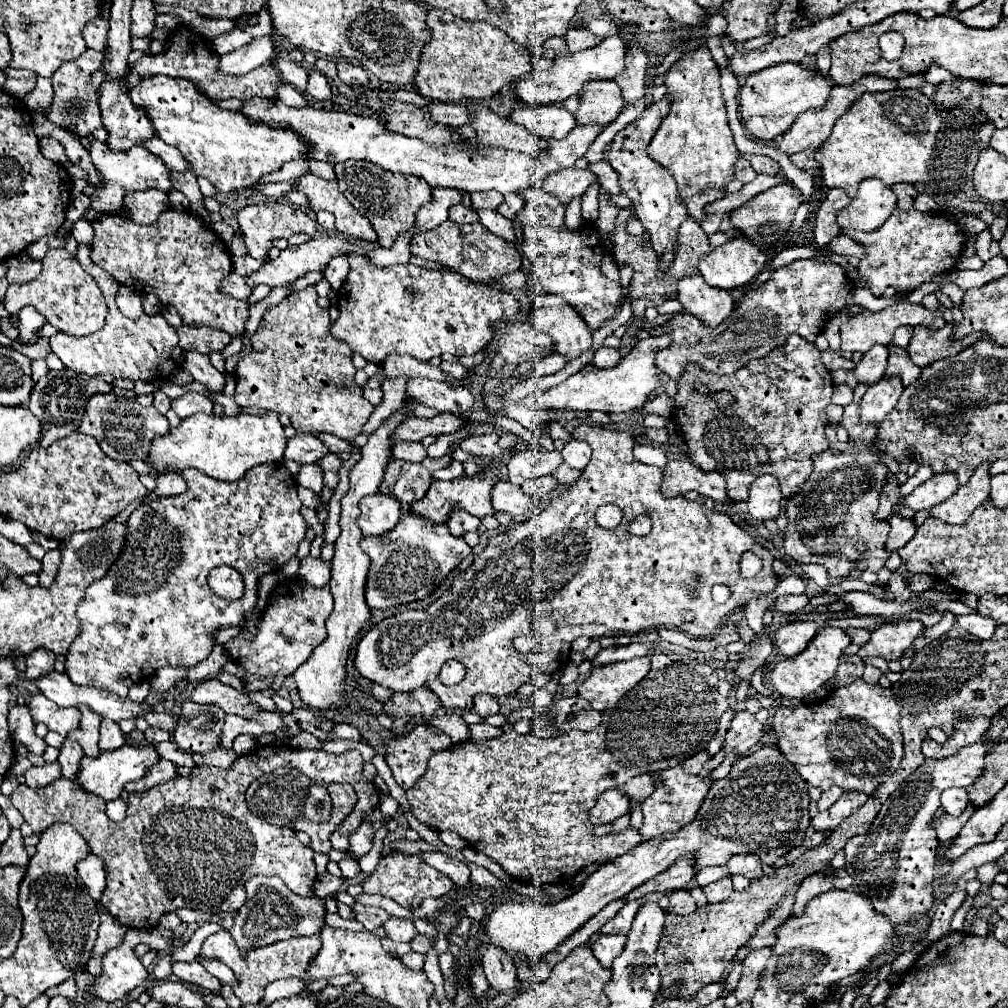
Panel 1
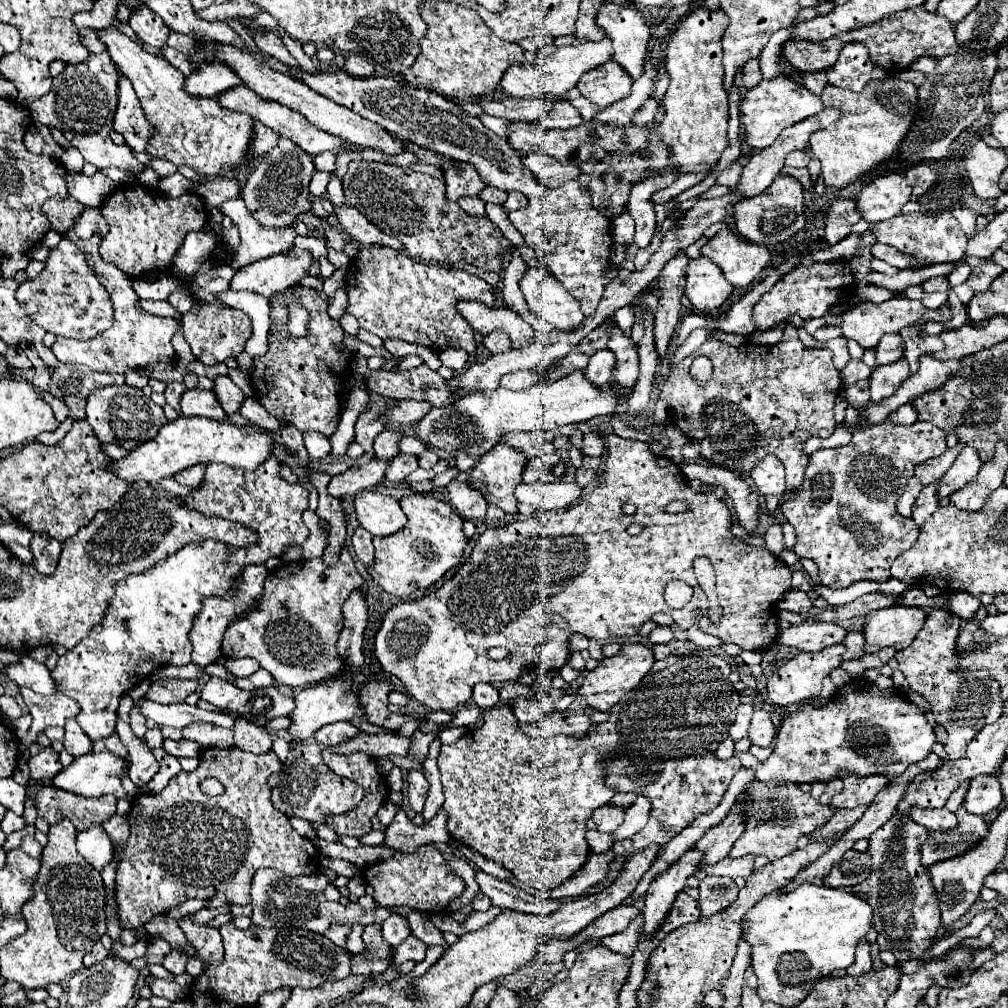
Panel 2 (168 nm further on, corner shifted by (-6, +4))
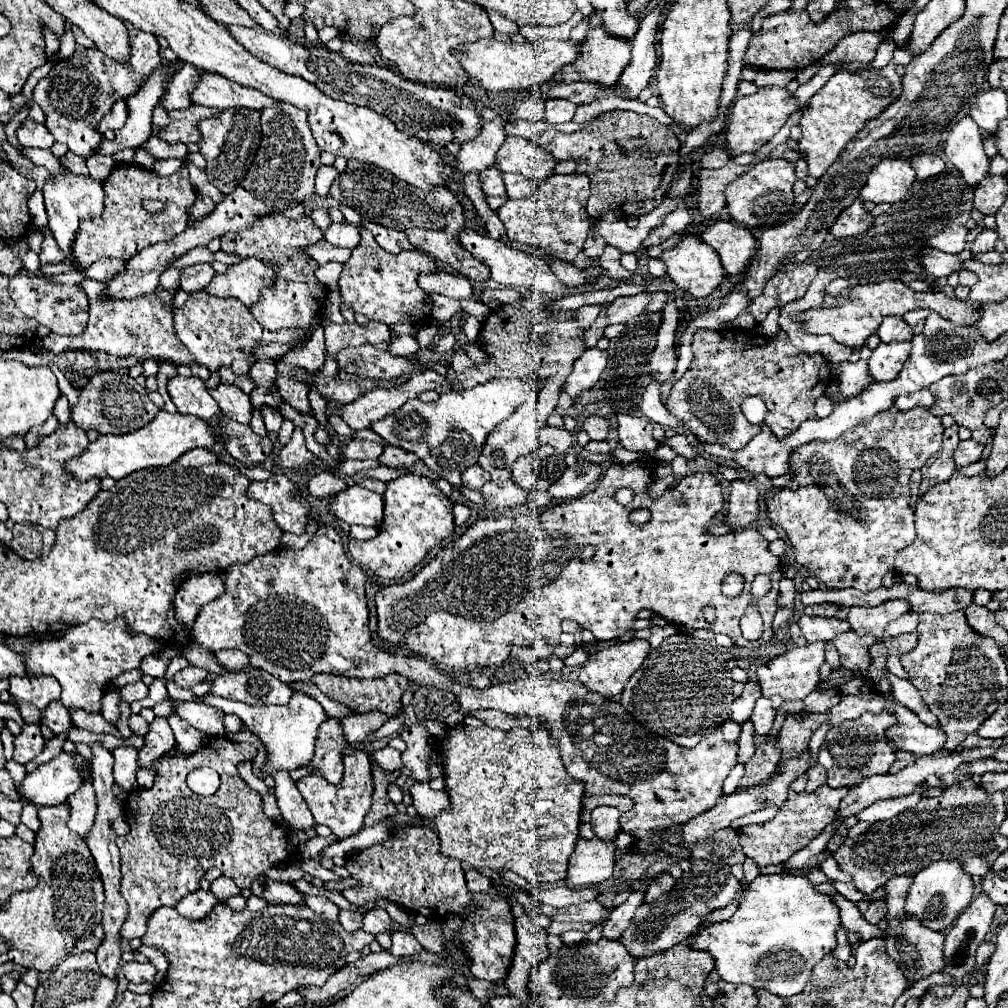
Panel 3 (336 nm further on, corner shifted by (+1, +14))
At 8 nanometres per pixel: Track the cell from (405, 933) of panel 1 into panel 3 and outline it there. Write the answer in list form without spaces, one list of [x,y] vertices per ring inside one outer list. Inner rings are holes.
[[[374,908],[370,912],[364,914],[362,920],[362,930],[370,932],[370,934],[378,934],[378,932],[388,932],[390,930],[390,916],[384,908]]]

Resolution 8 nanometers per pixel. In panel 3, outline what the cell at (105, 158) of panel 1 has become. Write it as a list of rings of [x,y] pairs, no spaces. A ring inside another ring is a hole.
[[[126,24],[128,36],[130,36],[130,60],[118,62],[106,58],[98,48],[92,50],[76,50],[72,60],[64,64],[56,64],[50,74],[36,84],[32,90],[34,102],[40,104],[44,116],[46,116],[46,130],[54,136],[56,142],[64,142],[70,152],[78,156],[92,156],[98,148],[102,136],[96,132],[96,124],[100,118],[110,112],[112,104],[120,98],[134,96],[142,82],[152,74],[156,66],[160,66],[162,58],[158,52],[158,40],[154,34],[138,32],[132,28],[132,24]]]

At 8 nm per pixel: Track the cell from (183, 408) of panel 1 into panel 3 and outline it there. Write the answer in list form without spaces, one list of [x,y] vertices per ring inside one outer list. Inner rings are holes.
[[[174,376],[168,382],[168,394],[180,414],[190,414],[202,420],[212,420],[218,416],[218,404],[200,378]]]

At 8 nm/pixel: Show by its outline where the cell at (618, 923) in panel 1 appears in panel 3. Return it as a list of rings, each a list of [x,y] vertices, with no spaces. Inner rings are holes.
[[[596,900],[592,902],[582,902],[578,906],[568,906],[566,910],[554,910],[552,912],[552,920],[564,920],[564,922],[598,922],[600,918],[608,916],[610,912],[606,908],[602,908]]]

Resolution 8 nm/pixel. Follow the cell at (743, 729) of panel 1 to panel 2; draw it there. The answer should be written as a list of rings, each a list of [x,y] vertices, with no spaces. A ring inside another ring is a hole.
[[[757,708],[755,714],[753,714],[753,720],[751,720],[747,738],[749,738],[751,744],[755,744],[755,746],[769,746],[771,740],[773,740],[773,736],[775,736],[775,726],[773,726],[773,722],[771,722],[769,712]]]

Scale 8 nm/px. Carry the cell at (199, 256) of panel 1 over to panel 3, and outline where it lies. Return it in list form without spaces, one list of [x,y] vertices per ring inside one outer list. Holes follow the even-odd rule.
[[[118,164],[102,182],[102,188],[106,196],[102,216],[94,220],[82,220],[82,226],[78,226],[78,236],[74,240],[72,252],[80,268],[88,268],[100,258],[116,258],[128,262],[132,256],[142,252],[142,248],[174,238],[188,226],[188,208],[196,200],[196,190],[188,180],[186,168],[162,178],[156,172],[144,170],[134,164]],[[144,198],[156,198],[166,202],[164,212],[148,214],[146,210],[142,210]]]

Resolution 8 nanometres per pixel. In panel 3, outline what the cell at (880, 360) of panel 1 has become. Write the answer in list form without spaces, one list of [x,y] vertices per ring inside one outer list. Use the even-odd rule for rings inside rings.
[[[886,318],[878,328],[878,336],[888,344],[894,340],[912,340],[914,332],[902,318]]]

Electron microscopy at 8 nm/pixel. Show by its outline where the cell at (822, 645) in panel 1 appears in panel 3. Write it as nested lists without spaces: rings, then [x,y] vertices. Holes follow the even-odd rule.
[[[814,642],[808,644],[804,648],[794,648],[784,652],[782,656],[776,656],[774,660],[762,664],[756,670],[758,682],[762,686],[762,694],[766,698],[772,696],[780,696],[782,700],[804,700],[820,682],[820,666],[824,662],[824,644],[822,642]]]

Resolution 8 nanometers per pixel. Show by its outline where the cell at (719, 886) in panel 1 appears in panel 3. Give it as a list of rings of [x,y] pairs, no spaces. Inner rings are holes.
[[[694,862],[692,868],[674,884],[674,890],[668,896],[660,896],[658,900],[644,902],[630,920],[626,932],[622,932],[620,942],[626,946],[634,960],[654,956],[656,952],[670,950],[674,944],[684,942],[704,924],[704,916],[714,910],[728,906],[736,892],[740,890],[740,880],[736,880],[728,866],[712,864],[712,862]]]

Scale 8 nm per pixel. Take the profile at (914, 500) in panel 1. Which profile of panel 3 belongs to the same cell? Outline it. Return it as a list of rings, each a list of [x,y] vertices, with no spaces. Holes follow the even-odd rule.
[[[974,438],[960,442],[958,450],[954,452],[954,460],[956,460],[956,466],[958,466],[958,468],[962,468],[962,466],[968,466],[968,464],[976,462],[976,460],[978,460],[978,456],[982,454],[982,450],[984,450],[984,444],[976,442]]]

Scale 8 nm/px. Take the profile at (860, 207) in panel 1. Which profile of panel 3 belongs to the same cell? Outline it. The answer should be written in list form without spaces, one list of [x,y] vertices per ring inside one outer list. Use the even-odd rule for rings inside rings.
[[[882,160],[876,168],[872,168],[866,186],[860,190],[860,198],[870,200],[874,204],[894,204],[906,196],[914,180],[914,168],[910,160]]]

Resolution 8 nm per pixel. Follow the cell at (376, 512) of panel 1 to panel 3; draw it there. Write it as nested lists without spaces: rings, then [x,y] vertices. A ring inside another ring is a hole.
[[[350,486],[334,496],[328,504],[328,512],[350,526],[360,524],[378,528],[382,524],[384,500],[380,494],[374,494],[362,486]]]

